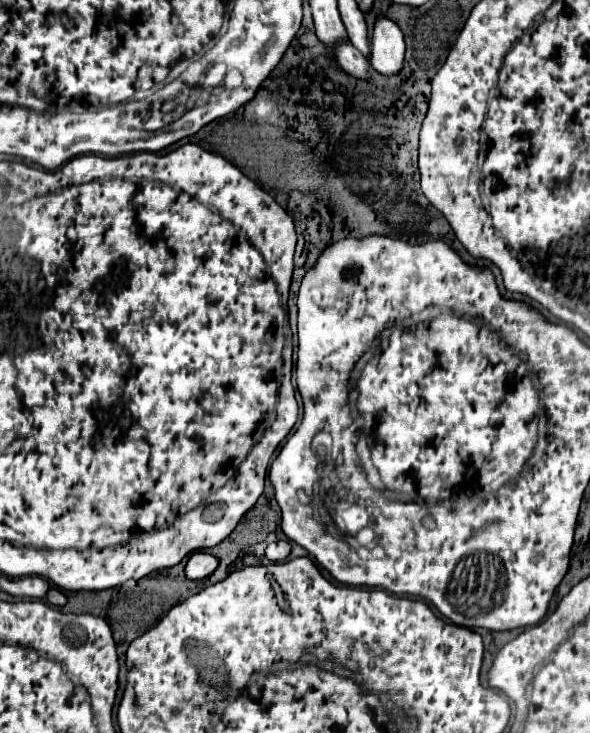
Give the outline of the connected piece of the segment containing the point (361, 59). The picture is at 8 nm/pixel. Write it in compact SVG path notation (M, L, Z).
M348 39L338 41L334 53L336 53L336 59L338 59L338 63L342 65L342 69L346 73L350 73L350 75L354 75L358 79L368 77L368 61L366 61L366 57L354 45L350 45Z

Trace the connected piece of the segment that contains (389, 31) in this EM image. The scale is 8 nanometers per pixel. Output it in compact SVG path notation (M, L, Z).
M378 15L372 33L372 67L382 75L396 75L404 61L404 35L386 15Z

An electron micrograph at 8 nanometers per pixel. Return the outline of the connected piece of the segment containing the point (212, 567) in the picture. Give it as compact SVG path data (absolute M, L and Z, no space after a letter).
M194 553L186 565L186 577L188 579L204 579L216 571L218 563L220 563L218 557L210 555L210 553Z

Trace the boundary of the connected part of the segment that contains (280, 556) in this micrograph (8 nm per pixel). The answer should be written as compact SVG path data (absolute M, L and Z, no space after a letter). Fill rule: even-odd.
M274 541L266 547L266 557L270 561L284 561L290 555L290 543L288 541Z

